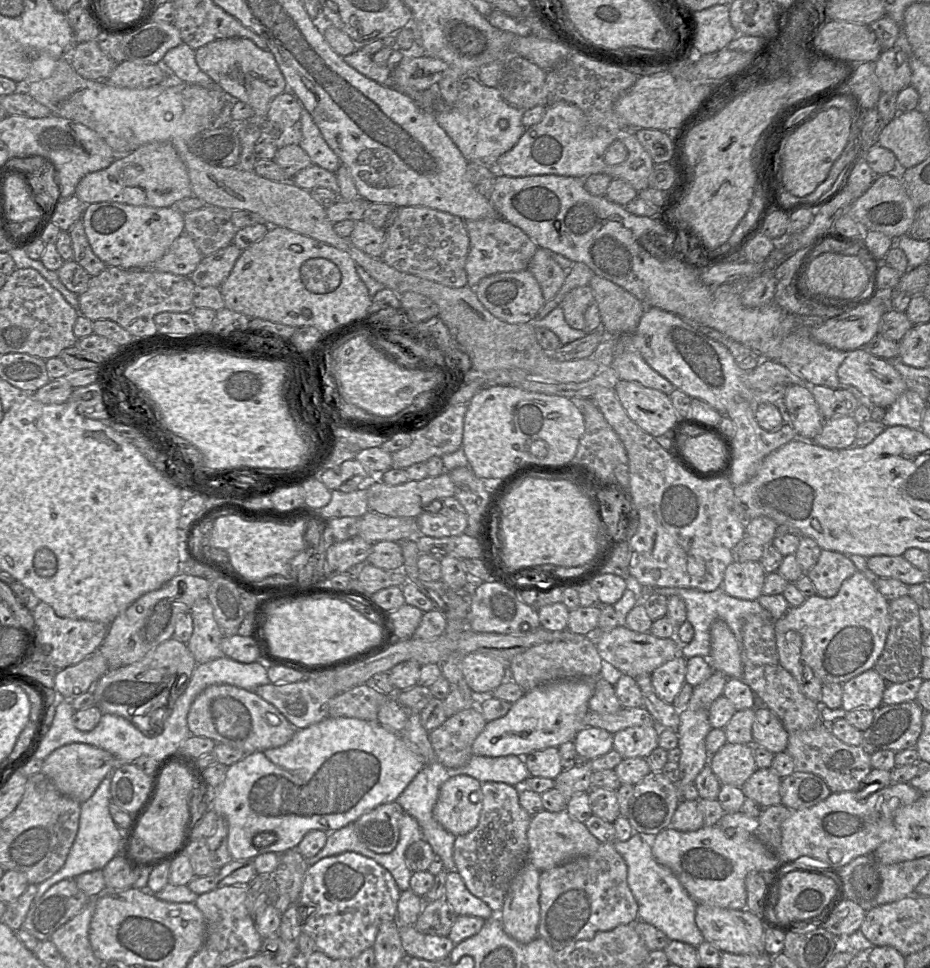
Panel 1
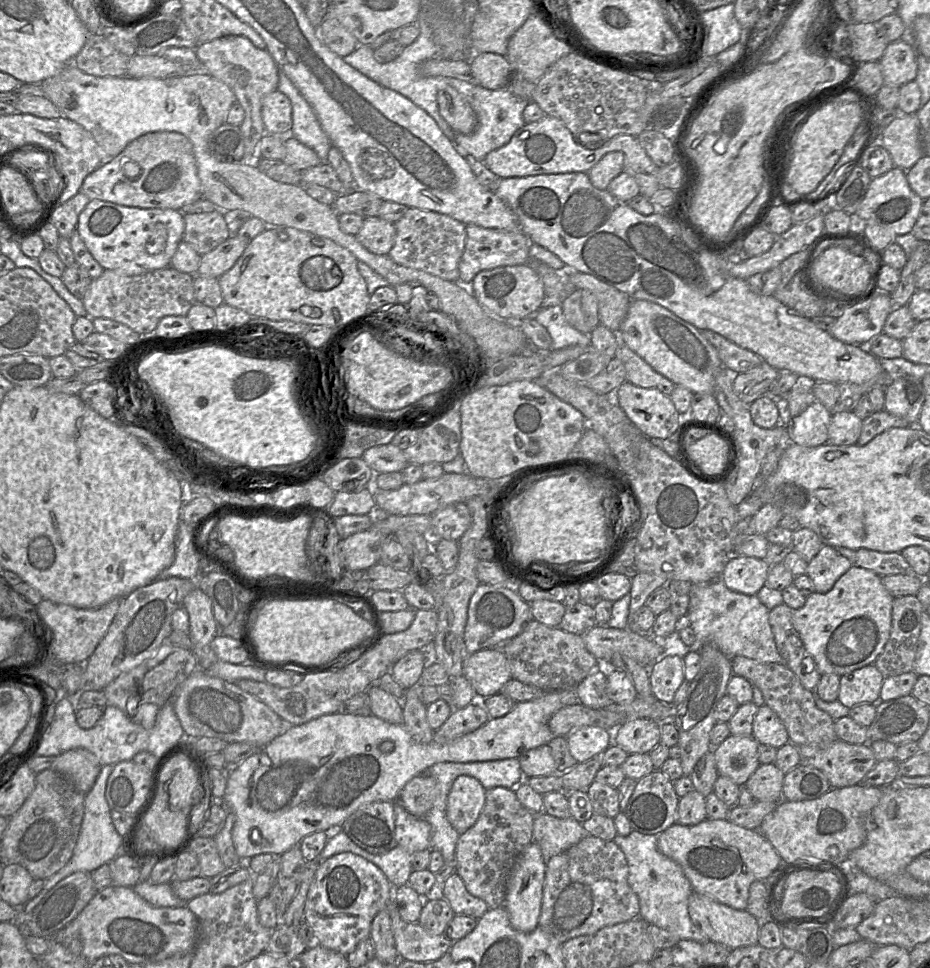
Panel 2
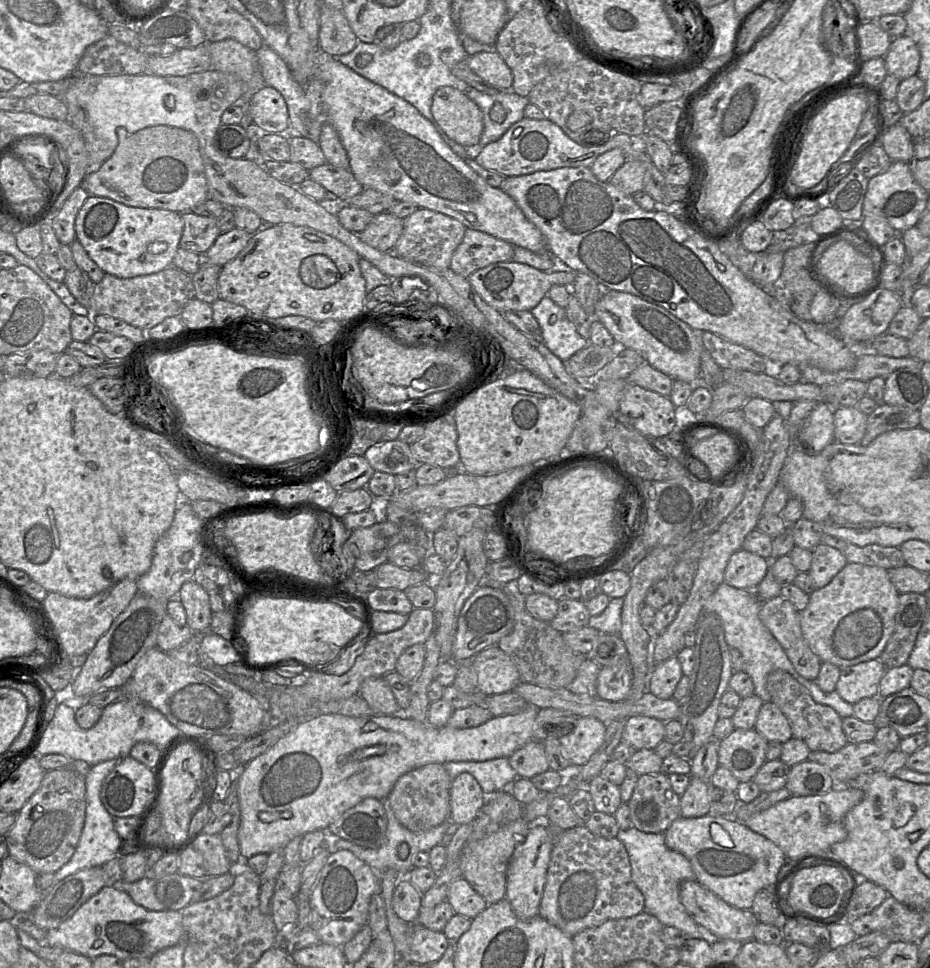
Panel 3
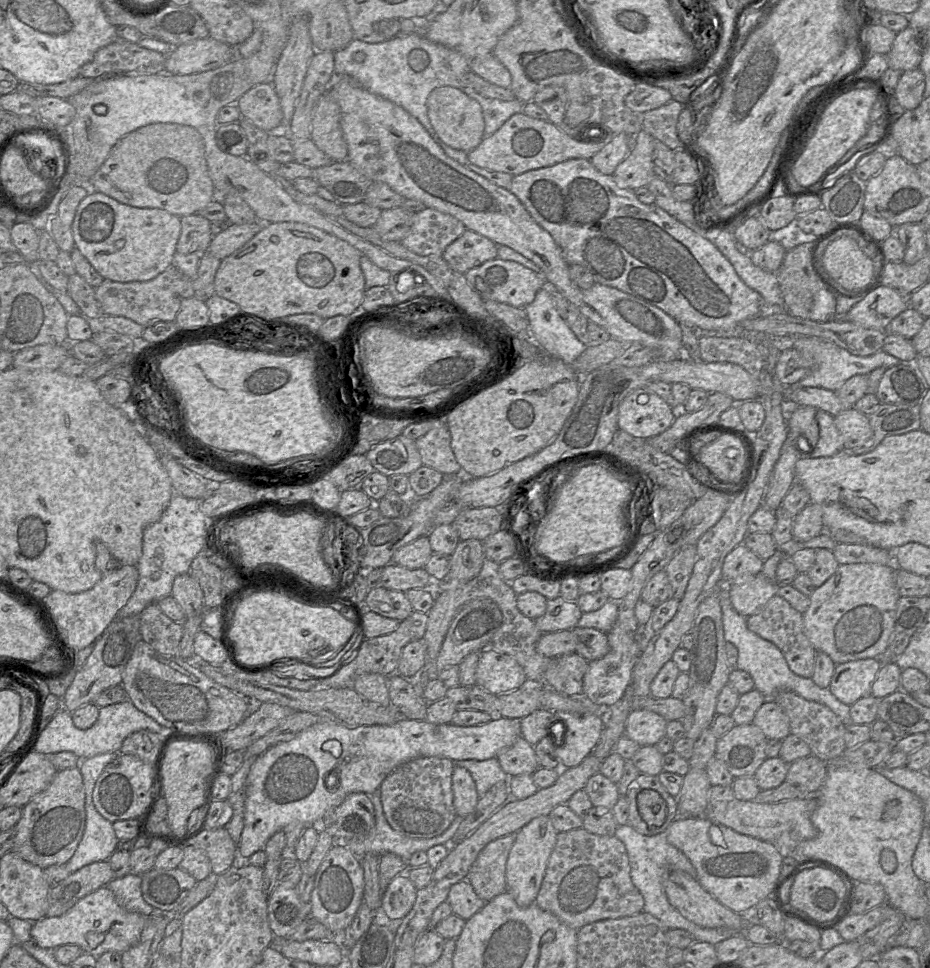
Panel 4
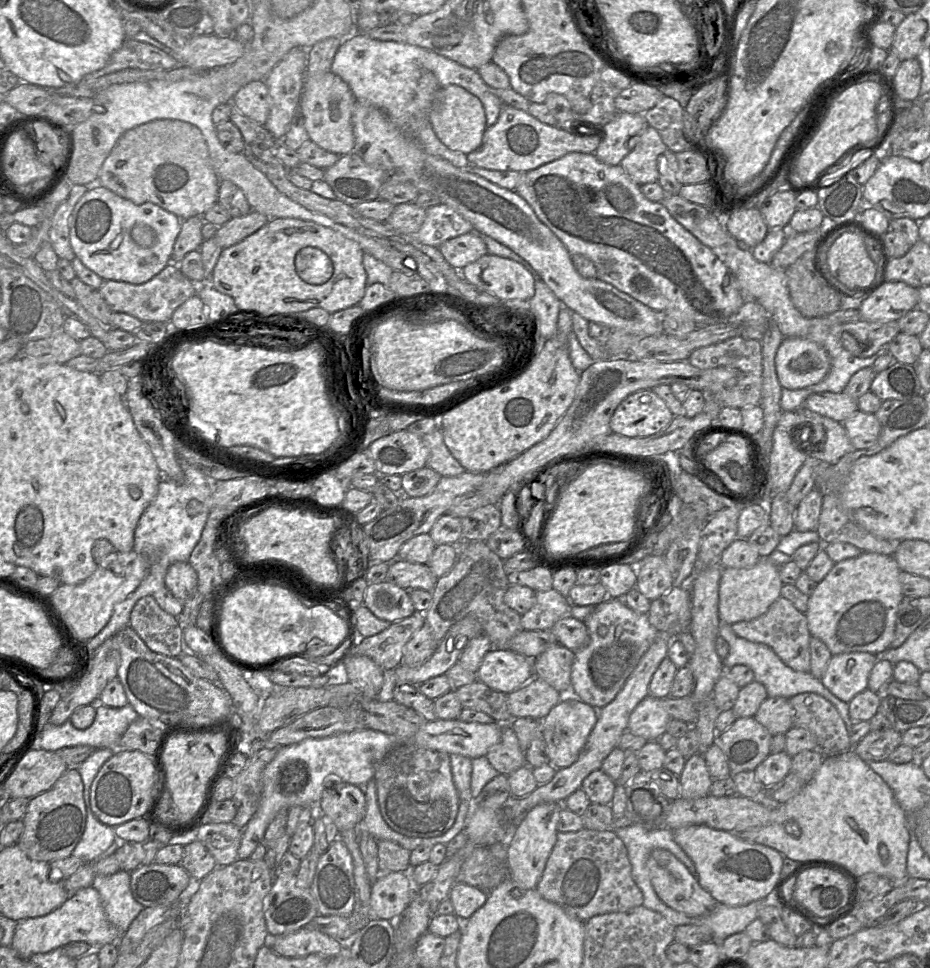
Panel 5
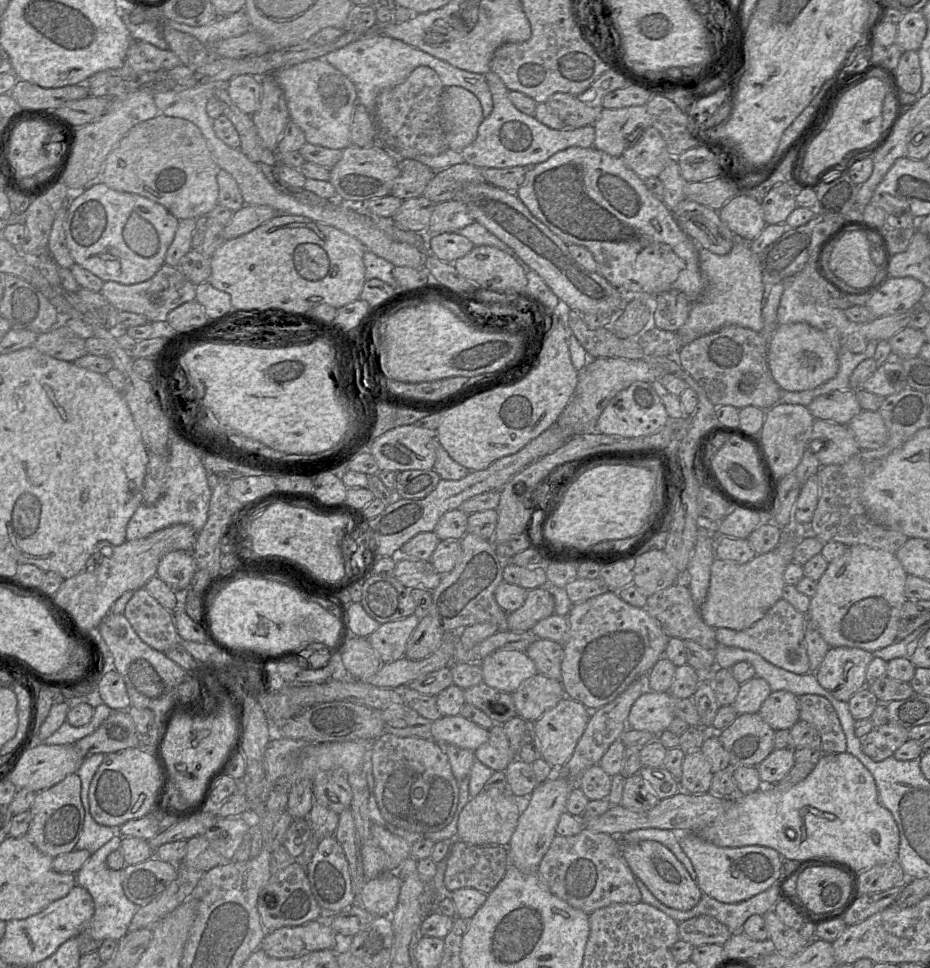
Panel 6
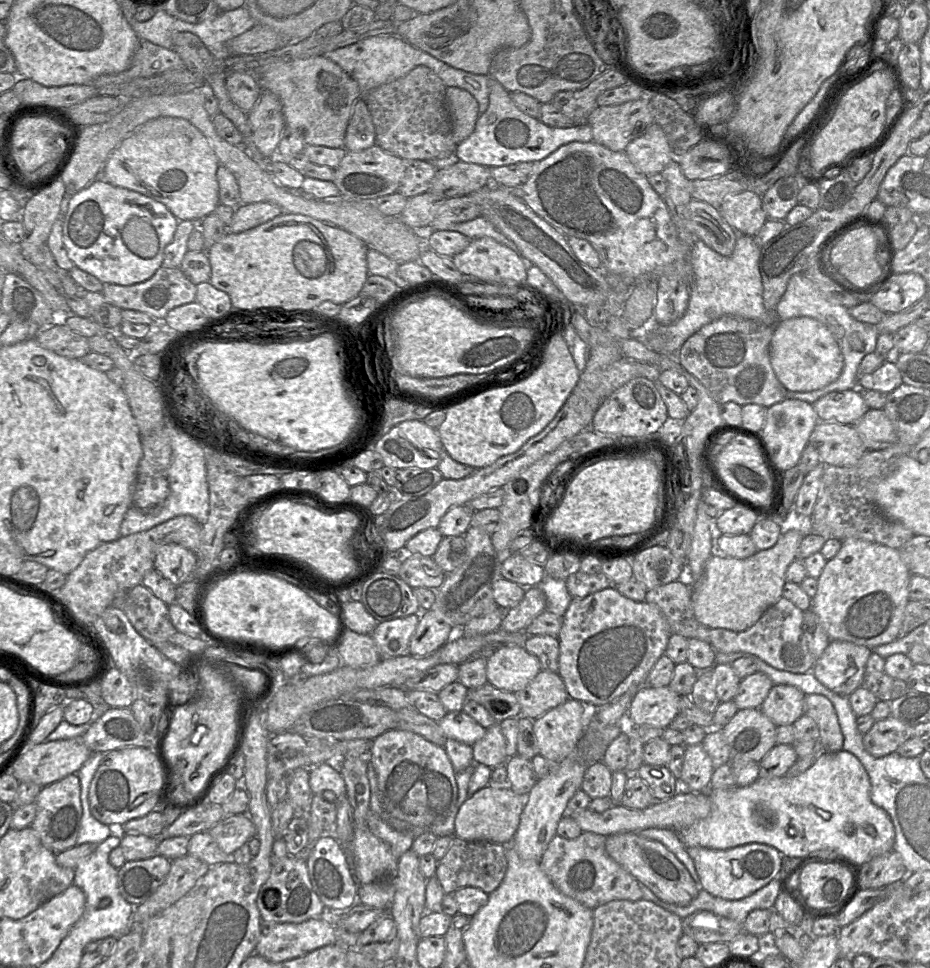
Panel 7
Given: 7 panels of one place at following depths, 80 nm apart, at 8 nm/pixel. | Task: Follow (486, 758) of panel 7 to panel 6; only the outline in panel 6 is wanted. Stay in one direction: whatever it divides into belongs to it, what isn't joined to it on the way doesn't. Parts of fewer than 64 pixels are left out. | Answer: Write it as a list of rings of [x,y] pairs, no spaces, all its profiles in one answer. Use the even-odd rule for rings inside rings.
[[[496,725],[489,730],[487,742],[474,751],[475,760],[493,771],[505,771],[510,762],[517,758],[511,753],[509,740],[502,728]]]

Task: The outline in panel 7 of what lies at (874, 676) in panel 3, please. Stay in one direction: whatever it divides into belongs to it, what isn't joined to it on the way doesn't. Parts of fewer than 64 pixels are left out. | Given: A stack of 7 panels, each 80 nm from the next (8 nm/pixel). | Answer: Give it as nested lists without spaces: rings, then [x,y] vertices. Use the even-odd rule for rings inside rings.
[[[831,640],[819,658],[812,673],[828,689],[850,696],[862,686],[867,660],[872,650],[863,645],[842,640]]]

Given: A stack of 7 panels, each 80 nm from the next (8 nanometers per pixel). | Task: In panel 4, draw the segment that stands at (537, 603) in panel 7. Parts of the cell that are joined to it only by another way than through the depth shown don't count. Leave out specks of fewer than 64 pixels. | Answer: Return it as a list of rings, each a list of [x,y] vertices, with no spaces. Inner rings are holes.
[[[559,596],[547,600],[546,611],[535,620],[535,624],[542,633],[573,630],[578,627],[582,614],[576,601],[568,601]]]

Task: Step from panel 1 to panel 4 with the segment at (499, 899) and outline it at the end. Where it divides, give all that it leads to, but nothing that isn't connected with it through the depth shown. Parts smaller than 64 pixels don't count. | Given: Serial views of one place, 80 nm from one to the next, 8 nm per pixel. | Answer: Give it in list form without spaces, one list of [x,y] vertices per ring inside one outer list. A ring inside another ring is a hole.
[[[517,833],[487,844],[470,868],[466,880],[486,903],[507,891],[506,863]]]

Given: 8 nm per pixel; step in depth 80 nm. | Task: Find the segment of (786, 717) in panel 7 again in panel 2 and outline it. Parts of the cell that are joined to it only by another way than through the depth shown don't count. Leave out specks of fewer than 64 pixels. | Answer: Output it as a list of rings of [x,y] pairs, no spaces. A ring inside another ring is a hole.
[[[766,704],[757,710],[753,720],[752,736],[759,744],[770,745],[777,749],[790,741],[786,727]]]

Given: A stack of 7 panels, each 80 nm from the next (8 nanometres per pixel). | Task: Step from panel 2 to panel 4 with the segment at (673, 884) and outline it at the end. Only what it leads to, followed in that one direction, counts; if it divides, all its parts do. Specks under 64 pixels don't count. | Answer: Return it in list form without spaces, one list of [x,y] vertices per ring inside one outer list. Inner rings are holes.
[[[626,824],[617,827],[615,836],[626,847],[630,863],[631,880],[644,898],[643,911],[660,920],[668,929],[686,930],[693,935],[695,941],[707,942],[712,945],[742,932],[727,928],[706,928],[699,926],[682,916],[670,904],[663,886],[666,874],[672,870],[681,870],[688,873],[691,877],[697,878],[697,871],[690,860],[678,848],[668,842],[665,832],[654,836],[646,836],[638,833],[632,826]]]

